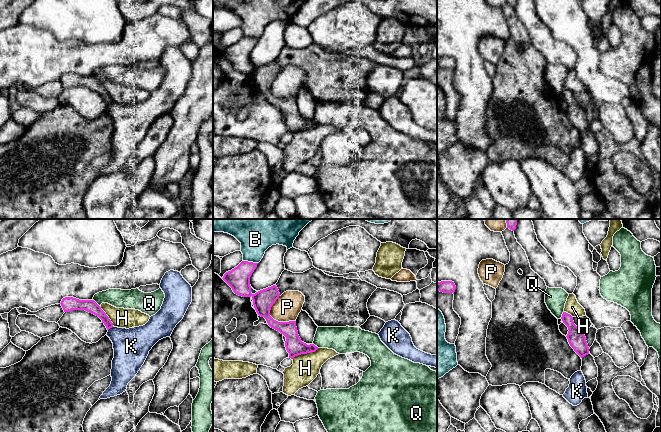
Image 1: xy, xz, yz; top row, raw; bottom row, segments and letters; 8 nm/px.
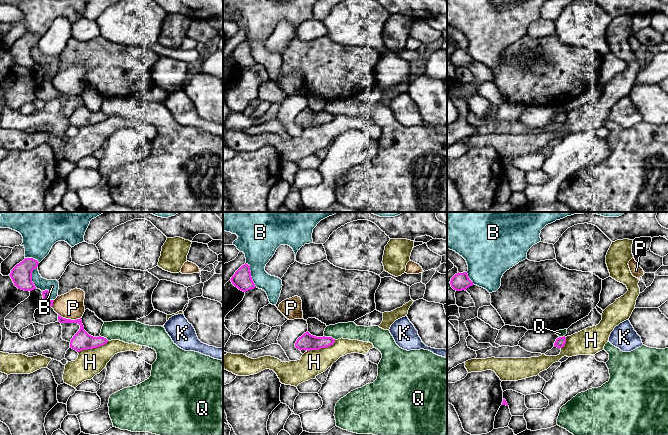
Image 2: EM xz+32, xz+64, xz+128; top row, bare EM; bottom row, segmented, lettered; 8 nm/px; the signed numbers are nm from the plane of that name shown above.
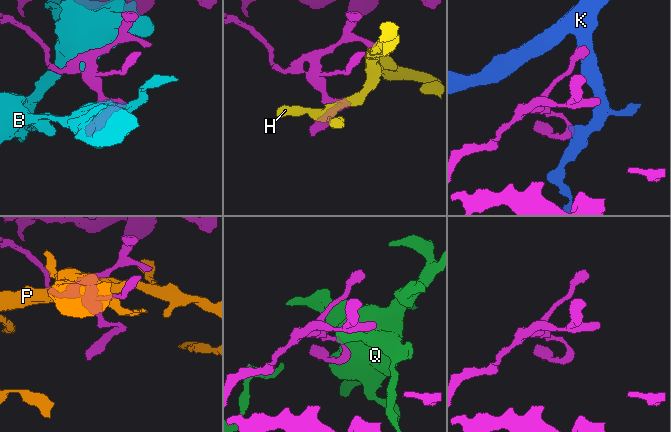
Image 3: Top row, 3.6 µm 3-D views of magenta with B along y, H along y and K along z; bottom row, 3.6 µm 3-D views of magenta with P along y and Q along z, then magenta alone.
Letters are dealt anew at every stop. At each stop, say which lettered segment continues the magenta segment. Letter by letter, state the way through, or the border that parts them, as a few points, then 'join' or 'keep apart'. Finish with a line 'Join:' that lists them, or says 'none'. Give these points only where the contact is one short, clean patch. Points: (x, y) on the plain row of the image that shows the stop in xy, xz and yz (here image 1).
B: keep apart
H: keep apart
K: border xy (113, 102), (108, 106); keep apart
P: keep apart
Q: border xy (93, 75), (100, 83); keep apart
Join: none

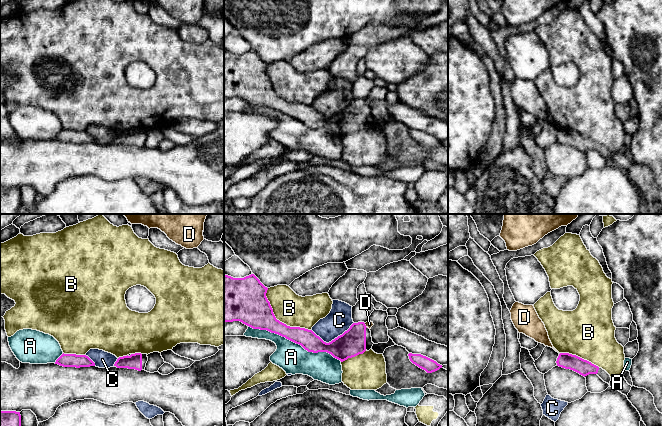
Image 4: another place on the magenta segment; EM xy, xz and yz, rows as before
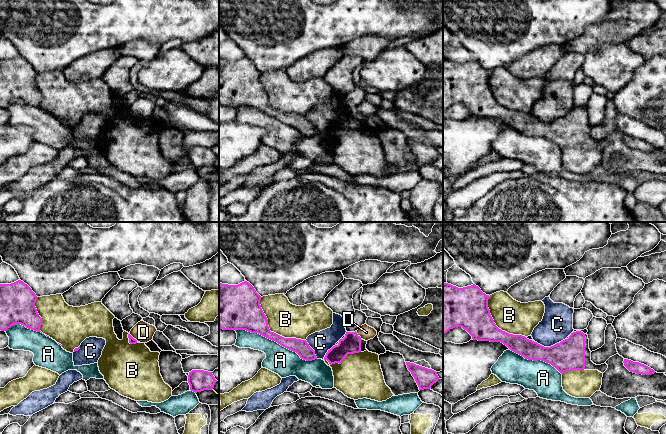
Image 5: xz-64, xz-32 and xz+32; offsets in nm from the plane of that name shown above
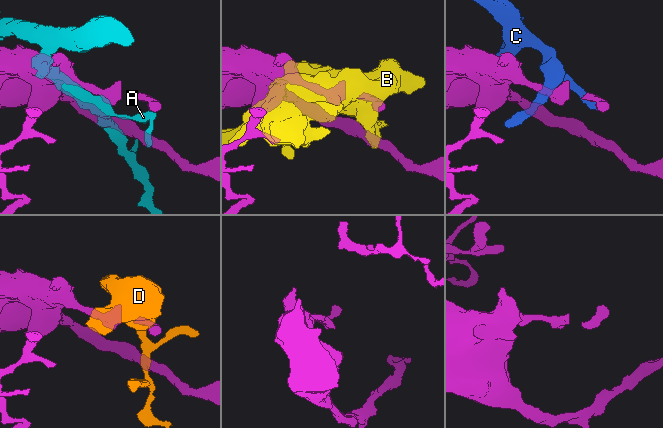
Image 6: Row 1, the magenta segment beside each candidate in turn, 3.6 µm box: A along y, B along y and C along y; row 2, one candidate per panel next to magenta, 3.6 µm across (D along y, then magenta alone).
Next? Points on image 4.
A: keep apart
B: keep apart
C: keep apart
D: border xz (364, 99), (366, 103); keep apart
Join: none

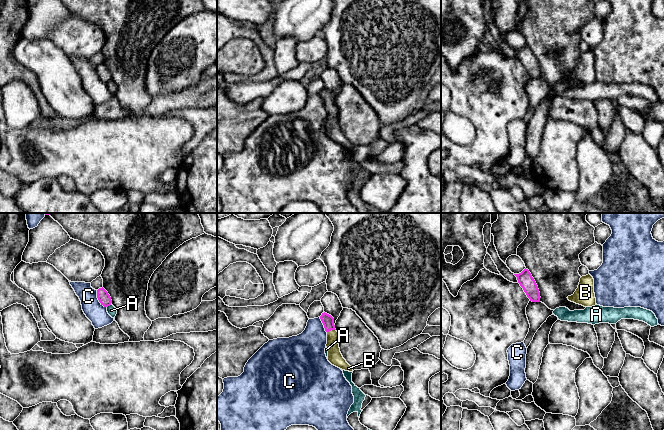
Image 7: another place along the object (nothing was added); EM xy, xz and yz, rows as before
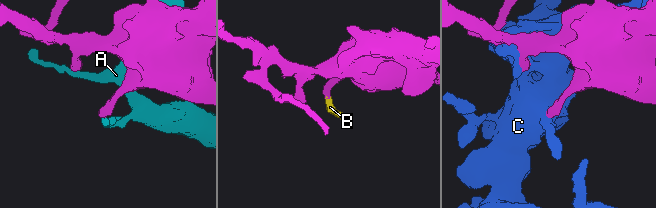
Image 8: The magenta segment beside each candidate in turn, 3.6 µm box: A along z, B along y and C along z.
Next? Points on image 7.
A: keep apart
B: way xz (328, 97), (331, 105), (335, 133); join
C: keep apart
Join: B

